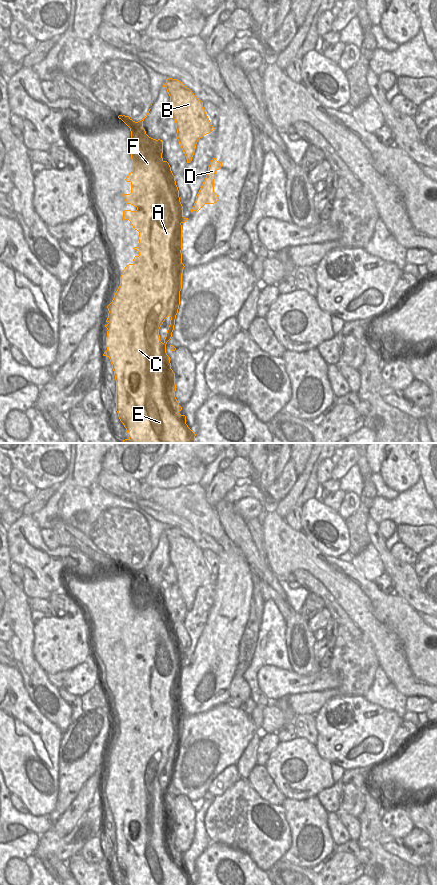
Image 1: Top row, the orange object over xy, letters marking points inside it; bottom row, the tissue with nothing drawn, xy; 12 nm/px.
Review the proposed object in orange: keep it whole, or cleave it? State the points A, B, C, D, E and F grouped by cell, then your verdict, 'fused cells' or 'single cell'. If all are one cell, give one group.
A C D E F / B | fused cells

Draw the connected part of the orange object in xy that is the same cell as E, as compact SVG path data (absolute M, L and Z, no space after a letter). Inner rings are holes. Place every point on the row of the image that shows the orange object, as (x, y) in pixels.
M119 115L118 118L121 119L131 131L131 159L132 159L132 172L129 173L125 179L127 182L131 183L131 193L123 194L126 204L131 204L137 208L137 210L124 210L123 211L123 220L129 220L130 224L135 230L139 232L139 243L137 247L134 247L134 250L139 252L138 256L135 256L133 264L129 264L122 271L120 277L120 286L117 289L112 302L107 306L108 308L108 318L105 325L107 328L107 337L106 337L106 347L107 350L104 352L103 356L107 356L110 359L112 364L112 369L114 371L115 380L116 380L116 411L120 421L123 423L124 427L128 433L128 439L123 440L124 443L195 443L196 434L188 427L186 424L186 416L181 415L179 412L182 410L182 407L179 405L175 397L176 384L175 384L175 373L171 369L170 357L166 353L166 344L172 337L172 332L174 330L175 319L178 313L180 305L180 291L182 289L182 273L184 269L184 264L182 263L182 223L185 223L188 218L183 217L183 206L180 202L179 190L176 185L175 176L171 171L171 167L167 161L164 161L162 158L163 153L163 142L162 140L153 139L146 134L145 129L143 128L143 121L147 115L140 121L135 122L129 116ZM170 316L170 325L168 327L166 337L164 342L160 341L159 329L165 319Z

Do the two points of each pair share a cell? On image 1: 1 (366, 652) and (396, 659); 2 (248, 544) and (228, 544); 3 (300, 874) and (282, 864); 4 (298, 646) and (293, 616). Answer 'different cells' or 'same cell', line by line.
1: different cells
2: different cells
3: same cell
4: same cell

